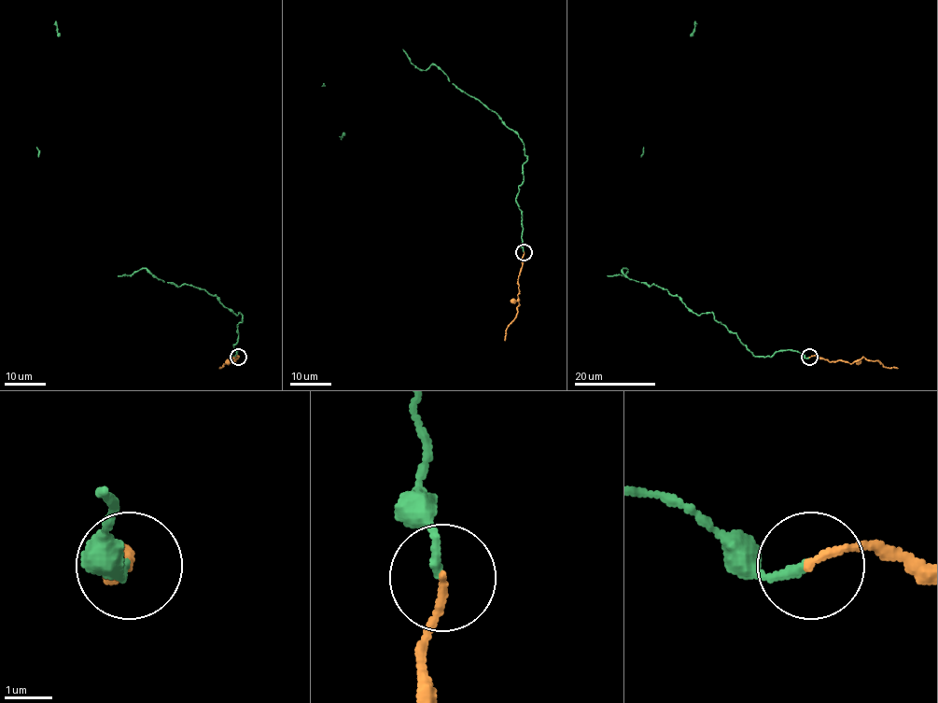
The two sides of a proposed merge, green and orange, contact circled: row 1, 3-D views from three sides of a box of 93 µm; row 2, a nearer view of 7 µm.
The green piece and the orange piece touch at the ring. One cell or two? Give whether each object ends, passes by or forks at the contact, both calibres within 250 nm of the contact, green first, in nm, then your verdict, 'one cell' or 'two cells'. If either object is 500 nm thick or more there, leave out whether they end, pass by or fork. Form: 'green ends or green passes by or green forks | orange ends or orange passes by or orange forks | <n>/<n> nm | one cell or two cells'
green ends | orange ends | 170/150 nm | one cell

